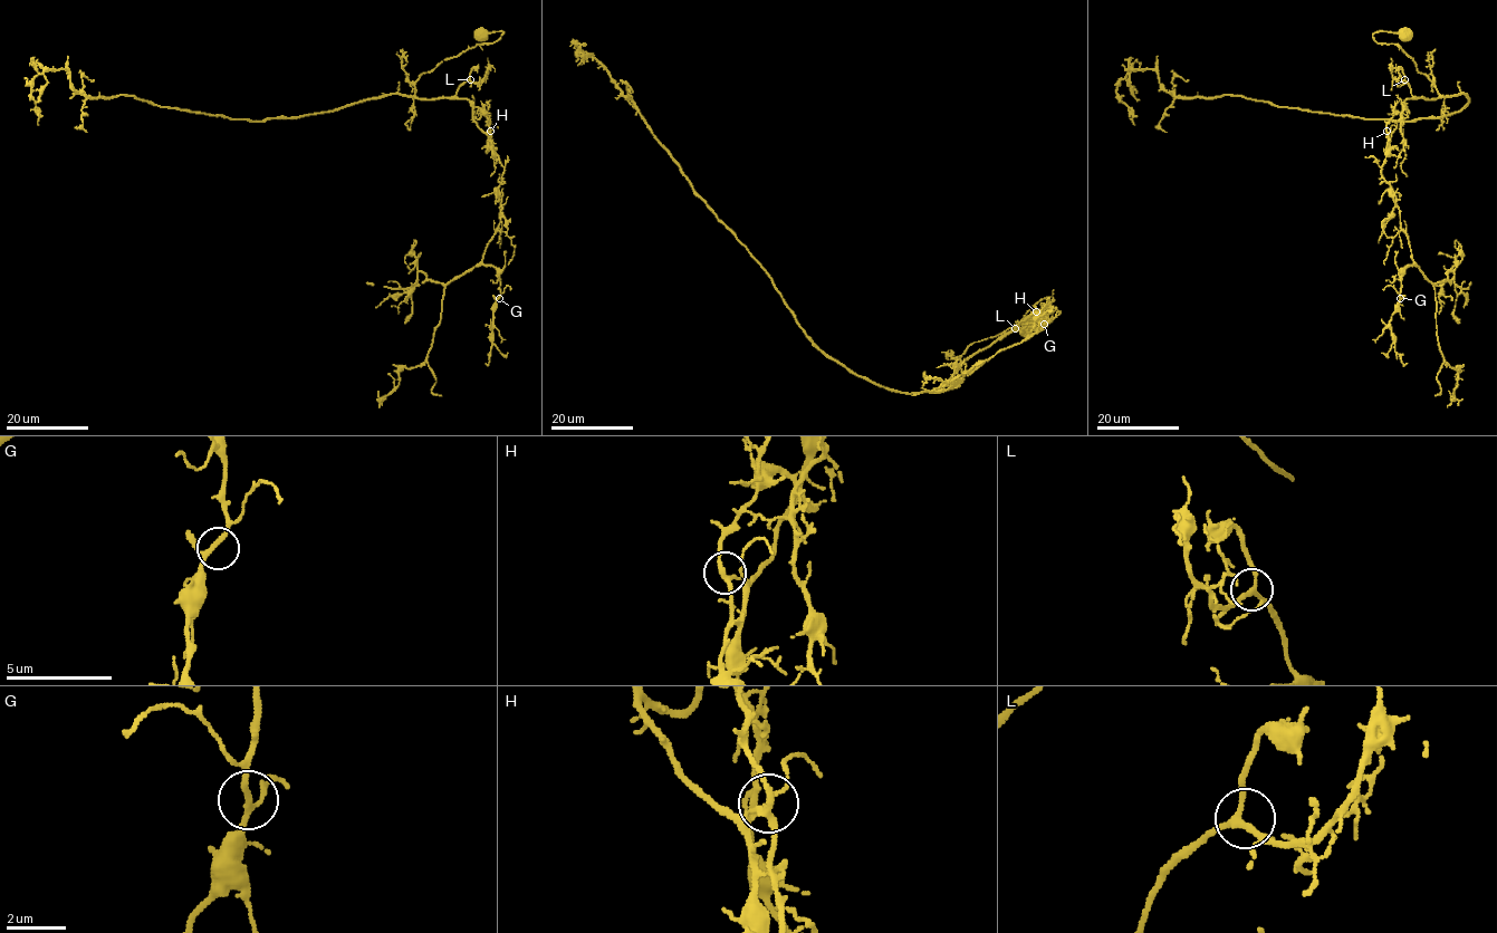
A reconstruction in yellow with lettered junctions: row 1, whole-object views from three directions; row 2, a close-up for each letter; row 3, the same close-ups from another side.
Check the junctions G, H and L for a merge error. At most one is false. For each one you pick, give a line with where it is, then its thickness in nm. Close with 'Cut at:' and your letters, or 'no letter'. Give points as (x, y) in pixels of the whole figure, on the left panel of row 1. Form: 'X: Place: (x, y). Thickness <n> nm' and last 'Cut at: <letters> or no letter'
H: Place: (490, 131). Thickness 180 nm
Cut at: H

